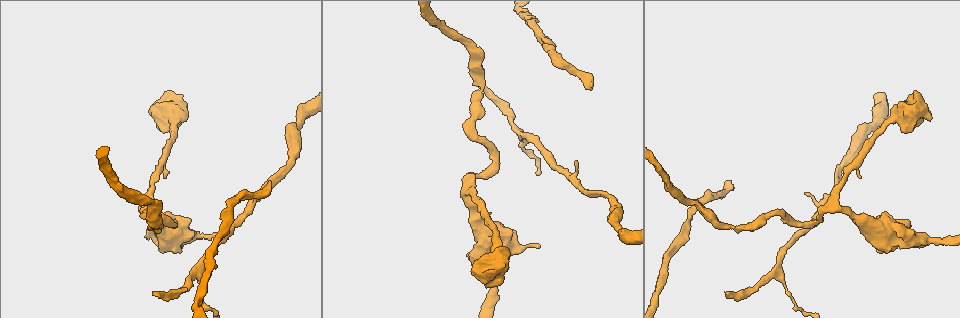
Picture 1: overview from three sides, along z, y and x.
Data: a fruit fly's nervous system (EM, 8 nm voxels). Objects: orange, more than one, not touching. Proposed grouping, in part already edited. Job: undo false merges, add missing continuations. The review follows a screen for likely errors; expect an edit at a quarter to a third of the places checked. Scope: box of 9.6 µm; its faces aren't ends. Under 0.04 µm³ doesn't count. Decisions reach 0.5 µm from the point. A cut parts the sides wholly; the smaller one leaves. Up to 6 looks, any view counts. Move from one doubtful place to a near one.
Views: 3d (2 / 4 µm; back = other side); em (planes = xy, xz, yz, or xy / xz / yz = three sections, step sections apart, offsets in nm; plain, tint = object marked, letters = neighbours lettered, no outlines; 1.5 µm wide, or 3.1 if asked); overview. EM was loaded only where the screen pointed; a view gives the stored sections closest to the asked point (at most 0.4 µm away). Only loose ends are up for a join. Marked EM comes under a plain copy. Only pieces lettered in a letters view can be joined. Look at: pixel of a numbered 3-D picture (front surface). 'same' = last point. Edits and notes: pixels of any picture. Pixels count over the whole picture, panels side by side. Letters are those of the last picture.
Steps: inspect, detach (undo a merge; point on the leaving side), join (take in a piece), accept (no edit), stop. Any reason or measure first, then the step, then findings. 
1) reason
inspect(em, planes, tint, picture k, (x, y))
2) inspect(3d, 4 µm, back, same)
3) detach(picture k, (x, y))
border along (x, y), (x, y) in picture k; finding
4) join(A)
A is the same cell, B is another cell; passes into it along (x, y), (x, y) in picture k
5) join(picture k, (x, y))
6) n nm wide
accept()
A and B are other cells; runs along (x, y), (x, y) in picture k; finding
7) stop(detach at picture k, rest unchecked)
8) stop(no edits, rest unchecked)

thin end
inspect(3d, 4 µm, picture 1, (593, 84))

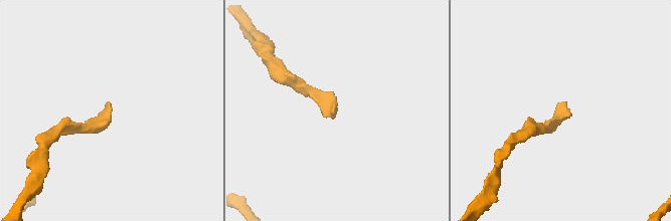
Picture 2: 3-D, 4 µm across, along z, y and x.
shape alone is not enough
inspect(em, xy, step 4, tint, picture 2, (335, 112))

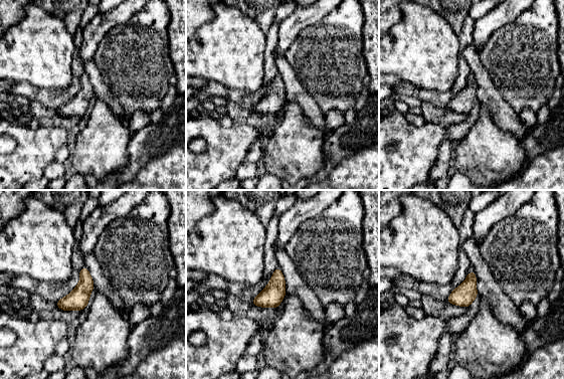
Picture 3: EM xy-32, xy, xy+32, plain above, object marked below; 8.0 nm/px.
inspect(em, xz, step 4, letters, same)

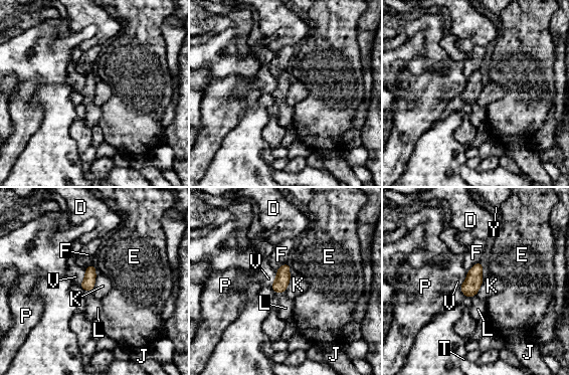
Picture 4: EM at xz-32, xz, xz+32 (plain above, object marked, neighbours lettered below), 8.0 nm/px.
100 nm wide; K touches over 130 nm
join(L)
L is the same cell, D, E, F, J, K, P, T, V and Y are other cells; it goes on there

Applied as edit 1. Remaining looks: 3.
tapers out
inspect(3d, 2 µm, picture 1, (728, 293))

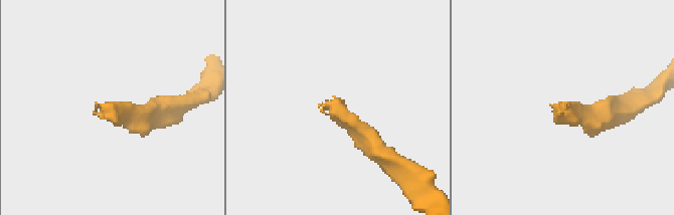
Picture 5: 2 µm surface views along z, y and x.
now the EM
inspect(em, xy, step 4, letters, picture 5, (565, 107))

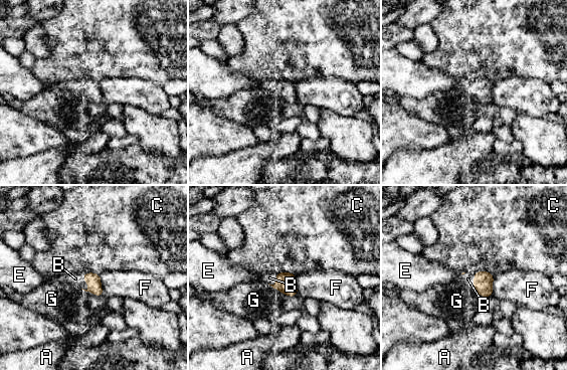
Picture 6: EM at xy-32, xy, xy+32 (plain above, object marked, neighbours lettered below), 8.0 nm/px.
G touches over 260 nm
join(B)
B is the same cell, A, C, E, F and G are other cells; it goes on there

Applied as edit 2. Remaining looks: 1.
stop(join at picture 4, join at picture 6, rest unchecked)

